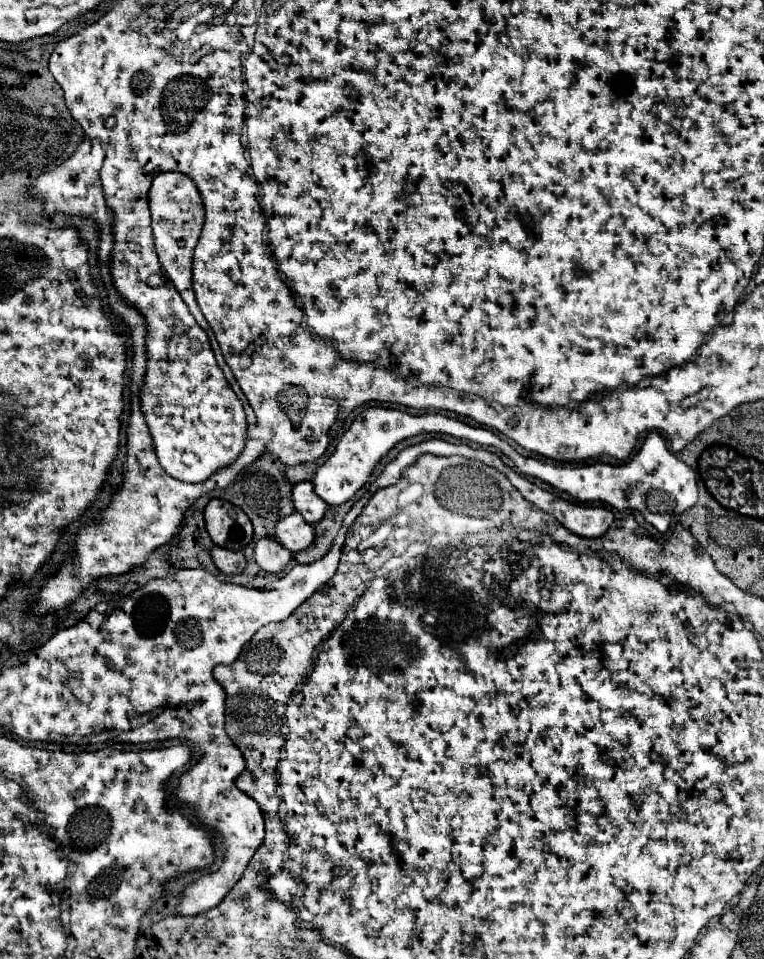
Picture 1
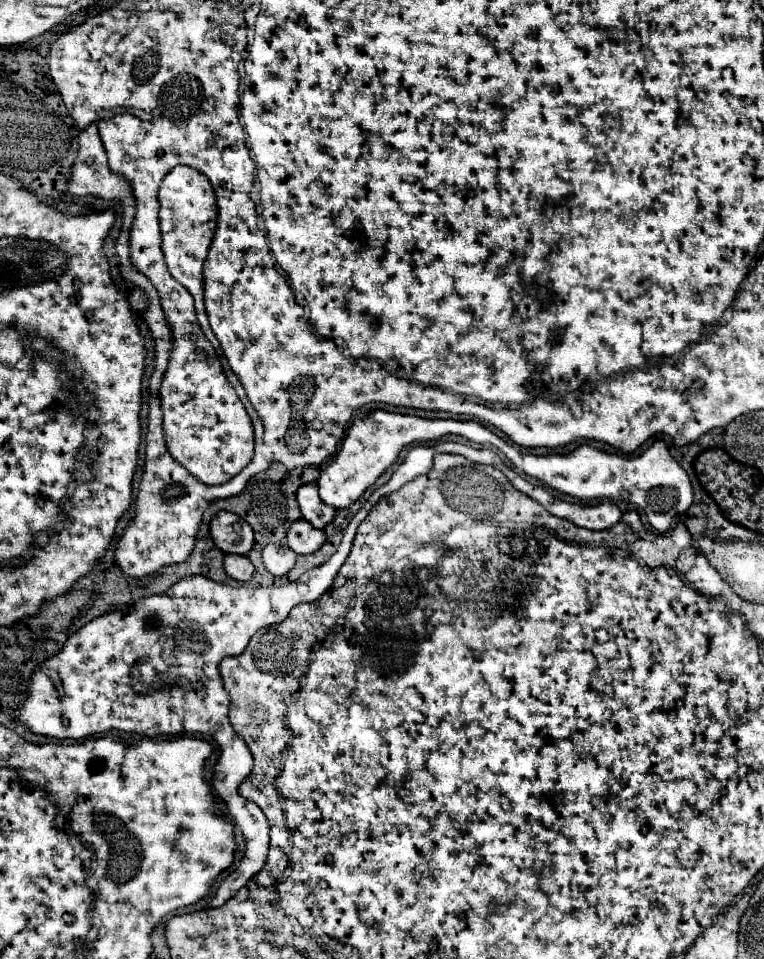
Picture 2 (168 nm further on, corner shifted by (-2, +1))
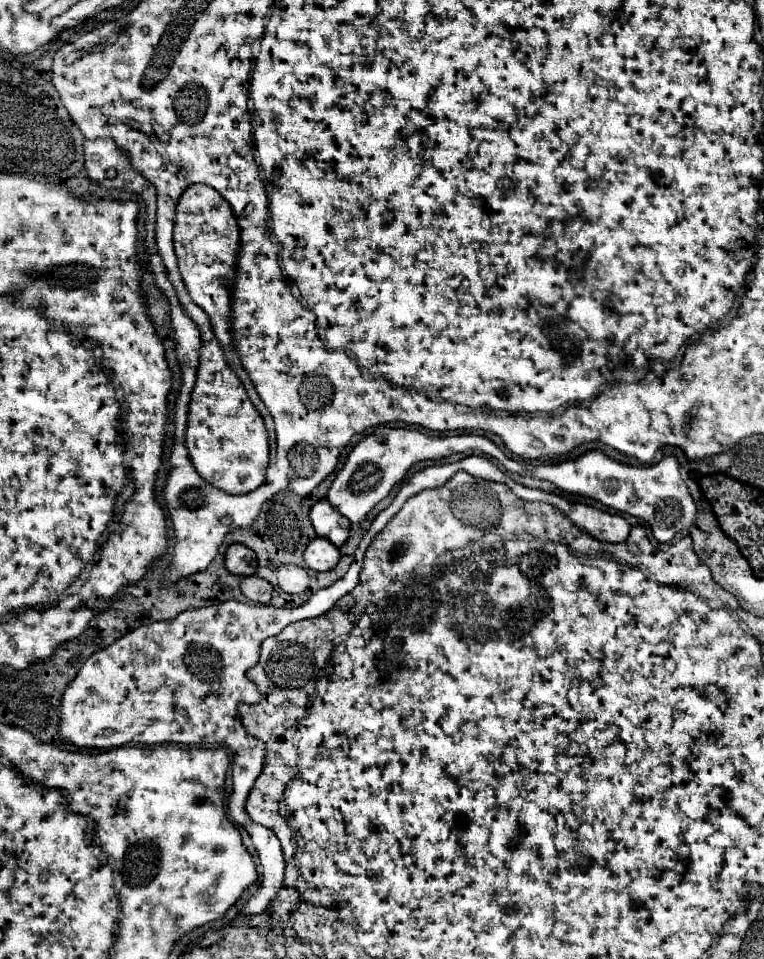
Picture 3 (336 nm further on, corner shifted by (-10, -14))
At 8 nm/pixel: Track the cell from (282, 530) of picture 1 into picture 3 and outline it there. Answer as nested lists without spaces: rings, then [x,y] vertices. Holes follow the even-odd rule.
[[[315,537],[305,549],[305,565],[313,571],[331,571],[337,561],[339,549],[323,537]]]

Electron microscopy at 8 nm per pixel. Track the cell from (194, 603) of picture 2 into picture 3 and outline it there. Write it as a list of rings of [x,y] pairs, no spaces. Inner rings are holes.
[[[465,457],[461,461],[455,463],[445,463],[445,465],[429,465],[421,471],[417,471],[407,483],[401,485],[399,493],[395,495],[393,503],[383,509],[375,521],[371,523],[369,531],[365,533],[365,537],[361,539],[357,551],[355,551],[355,561],[351,563],[349,571],[331,587],[319,589],[317,593],[313,593],[303,605],[299,607],[273,607],[273,605],[249,605],[249,603],[237,603],[237,601],[223,601],[211,607],[197,607],[197,609],[187,609],[183,613],[179,613],[175,619],[171,621],[157,621],[151,625],[143,625],[137,627],[133,631],[129,631],[127,635],[123,635],[121,639],[117,639],[113,645],[99,649],[97,653],[93,653],[87,663],[83,663],[83,667],[79,669],[77,677],[65,687],[63,691],[63,699],[61,699],[61,713],[59,713],[59,737],[65,743],[73,743],[75,747],[95,747],[95,749],[113,749],[113,747],[121,747],[121,745],[157,745],[157,743],[181,743],[181,745],[199,745],[199,743],[217,743],[217,745],[225,745],[231,753],[233,753],[233,793],[229,797],[229,813],[231,817],[245,827],[245,831],[251,835],[253,845],[257,849],[259,855],[259,863],[261,863],[261,881],[259,881],[259,889],[257,893],[253,893],[253,897],[249,897],[249,901],[241,907],[243,915],[255,915],[261,913],[269,901],[277,895],[277,891],[283,885],[283,853],[281,853],[281,843],[275,837],[275,833],[263,825],[257,825],[249,819],[247,811],[245,811],[245,801],[249,797],[249,791],[253,787],[253,783],[257,781],[257,777],[261,775],[263,769],[263,755],[265,755],[265,745],[247,735],[241,721],[237,719],[237,705],[239,703],[257,703],[261,699],[261,693],[257,691],[257,687],[247,679],[247,669],[251,669],[257,659],[259,659],[259,651],[261,651],[261,643],[267,637],[275,637],[279,635],[289,623],[301,621],[301,619],[311,619],[311,617],[321,617],[325,615],[343,595],[347,595],[349,591],[355,589],[357,579],[359,579],[359,571],[361,571],[361,563],[363,563],[363,555],[369,547],[369,543],[373,541],[373,537],[389,523],[389,519],[393,515],[399,513],[399,509],[405,505],[405,501],[417,493],[421,493],[423,489],[435,489],[435,487],[443,487],[459,469],[465,469],[469,475],[479,477],[479,479],[487,479],[487,481],[499,481],[505,483],[517,497],[525,499],[525,501],[543,501],[549,503],[553,507],[557,507],[559,511],[563,511],[579,529],[583,529],[585,533],[589,533],[593,539],[599,541],[607,541],[607,543],[623,543],[629,535],[631,525],[621,517],[621,515],[611,515],[587,505],[569,505],[565,499],[553,495],[553,493],[545,493],[539,489],[529,489],[517,481],[513,481],[511,477],[507,477],[497,465],[493,465],[489,459],[485,457]]]

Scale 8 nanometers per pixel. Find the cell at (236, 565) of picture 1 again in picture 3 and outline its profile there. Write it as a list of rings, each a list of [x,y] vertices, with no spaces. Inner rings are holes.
[[[257,575],[243,577],[239,587],[241,587],[241,593],[243,593],[249,601],[255,601],[255,603],[269,603],[269,599],[271,599],[271,595],[273,595],[271,583],[267,583],[265,579],[261,579],[261,577],[257,577]]]

